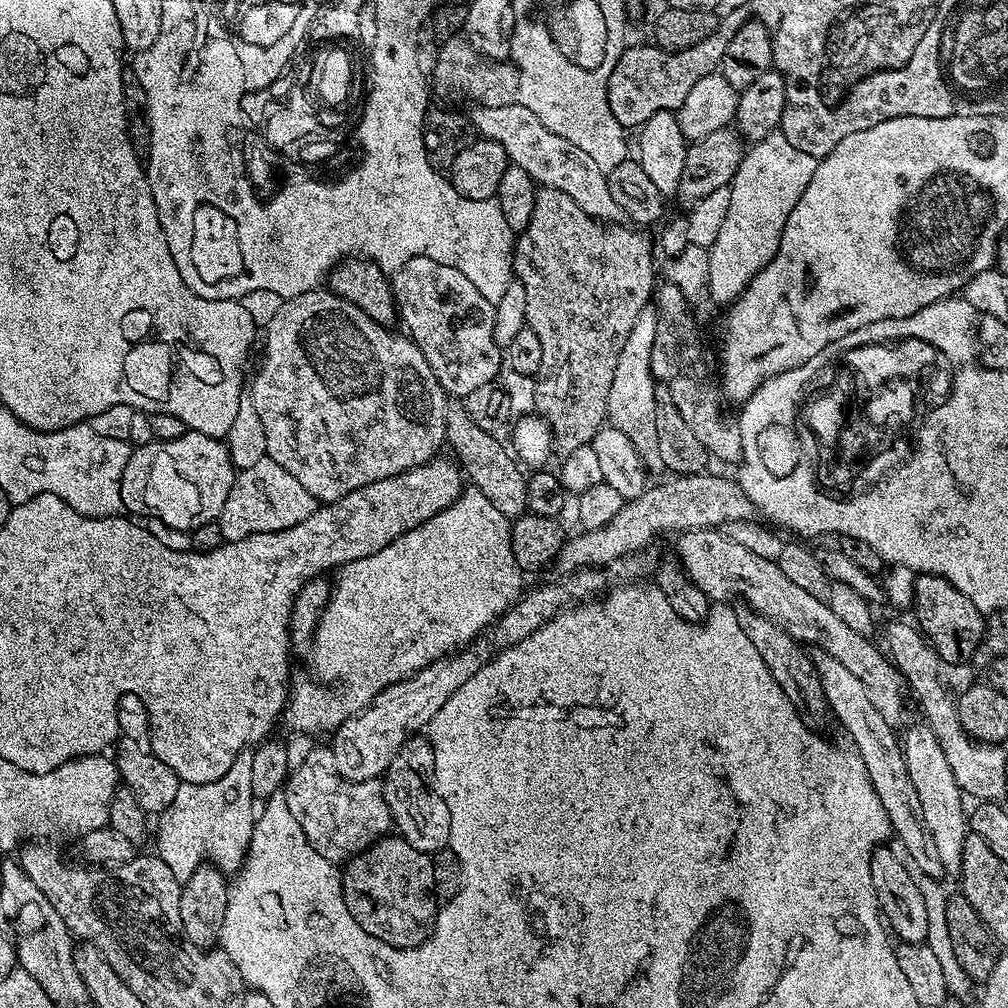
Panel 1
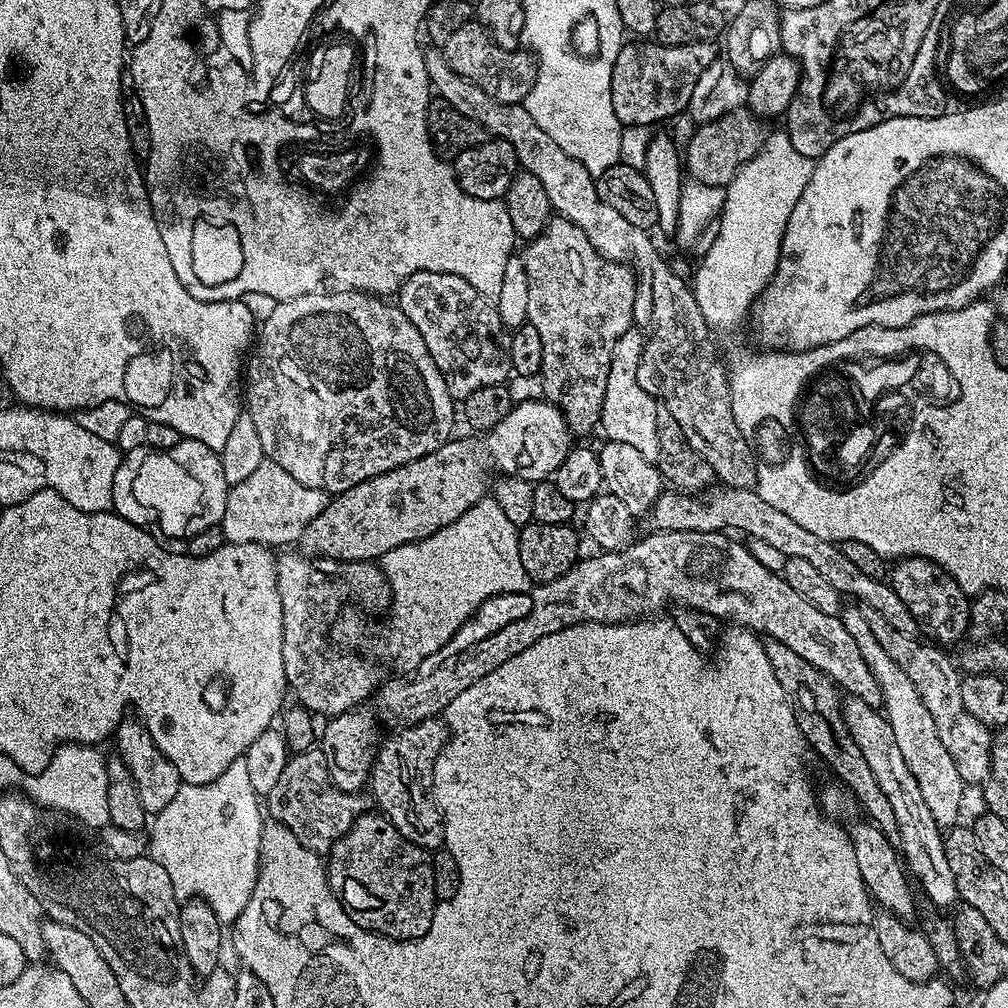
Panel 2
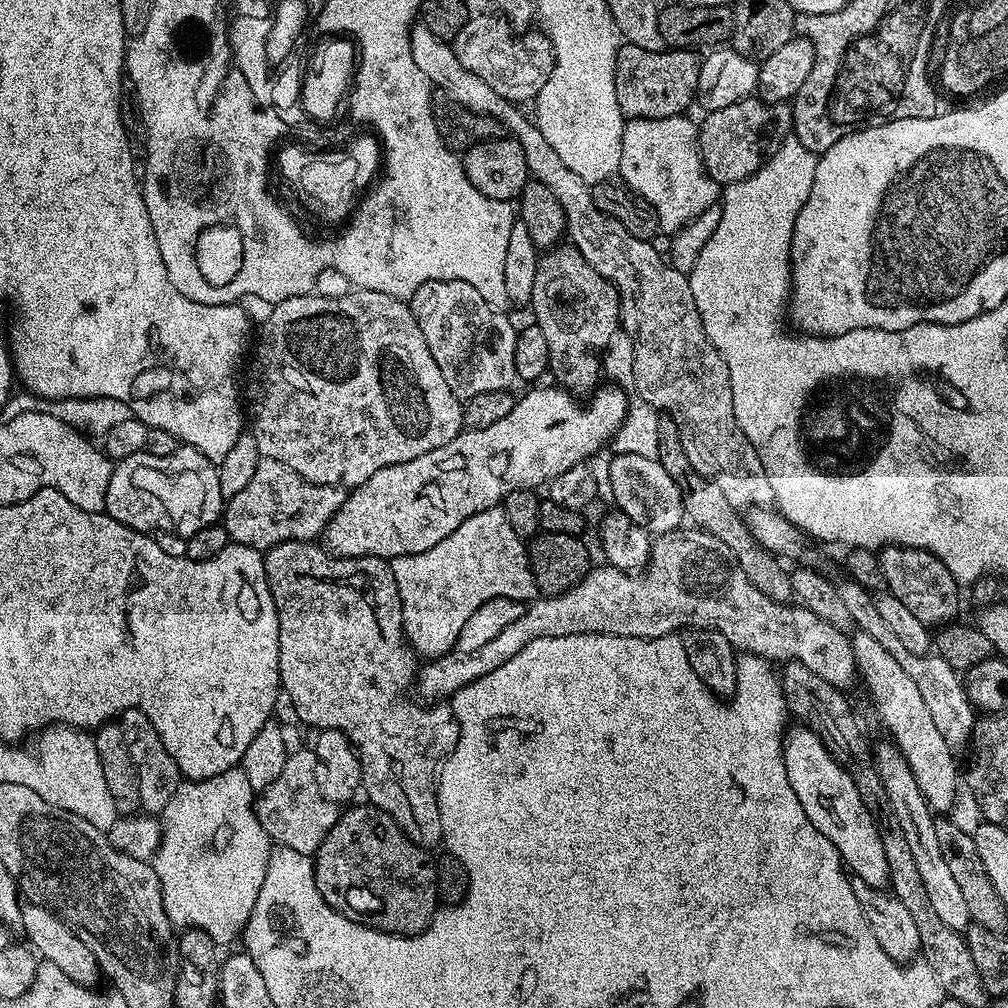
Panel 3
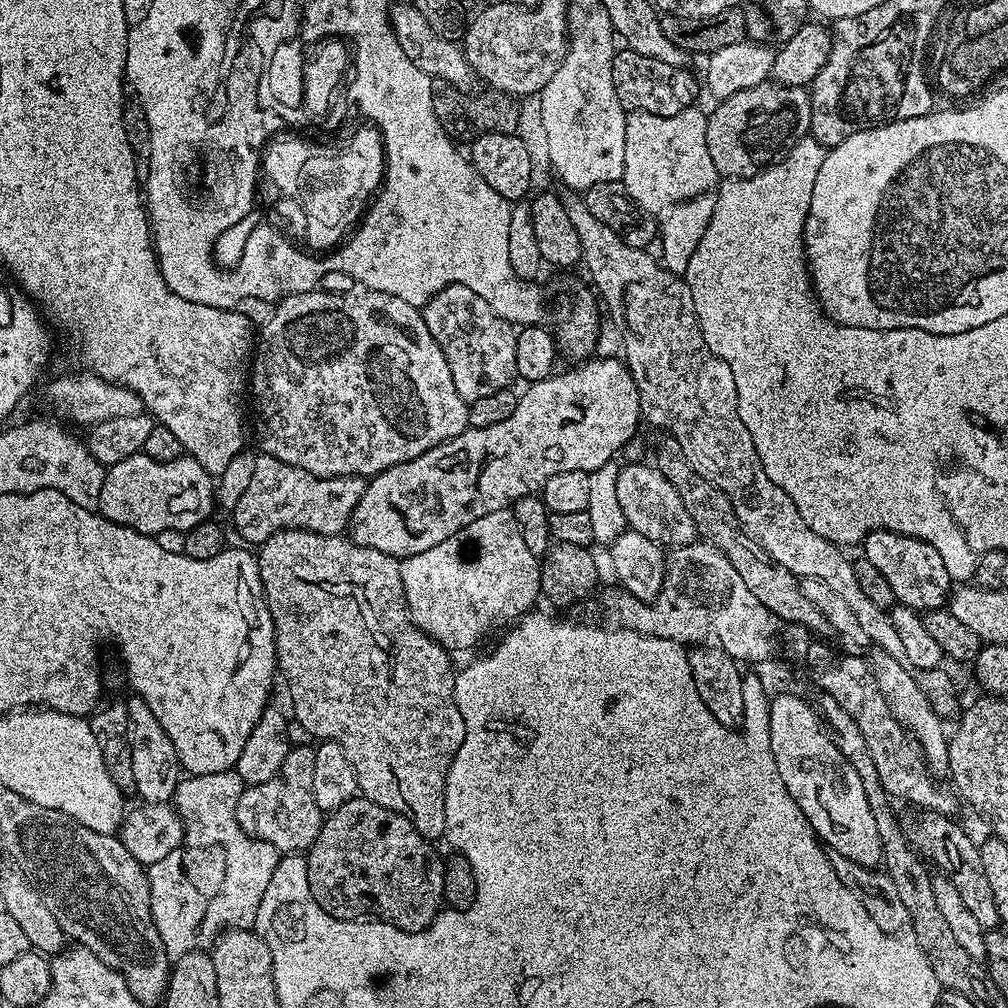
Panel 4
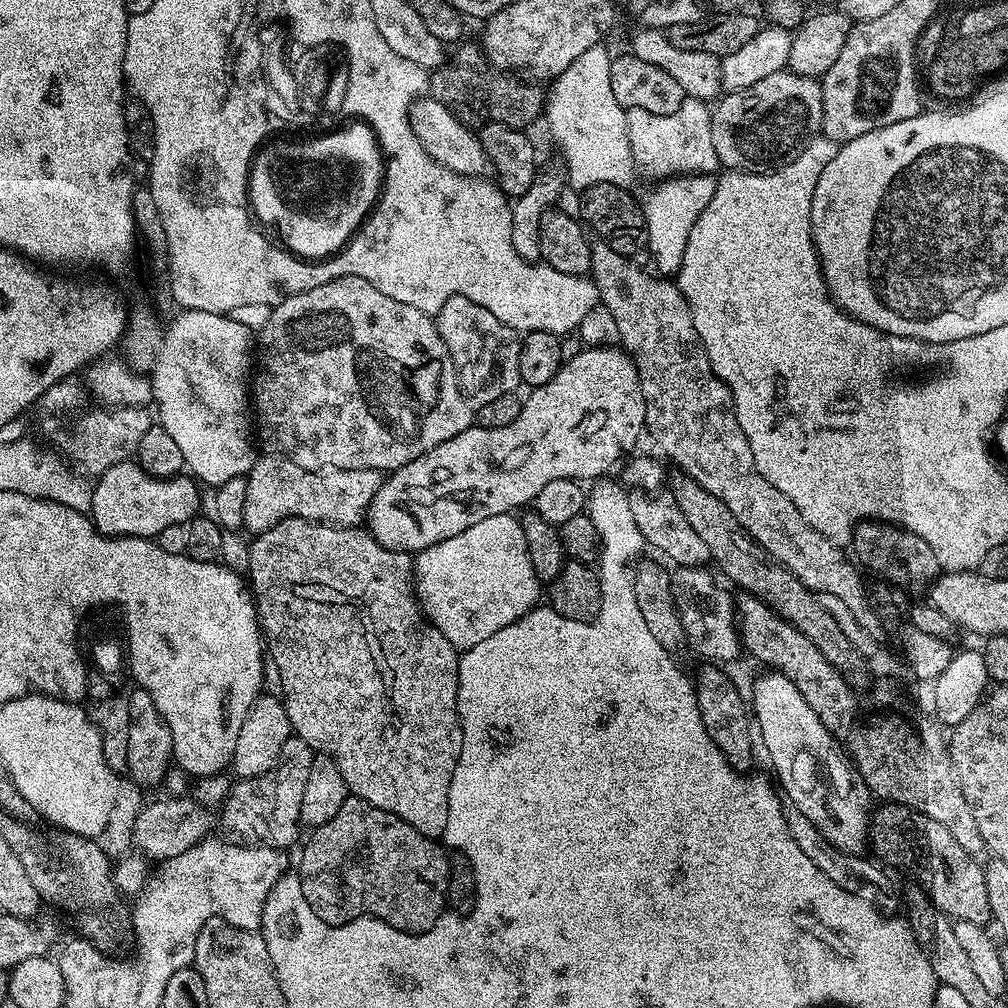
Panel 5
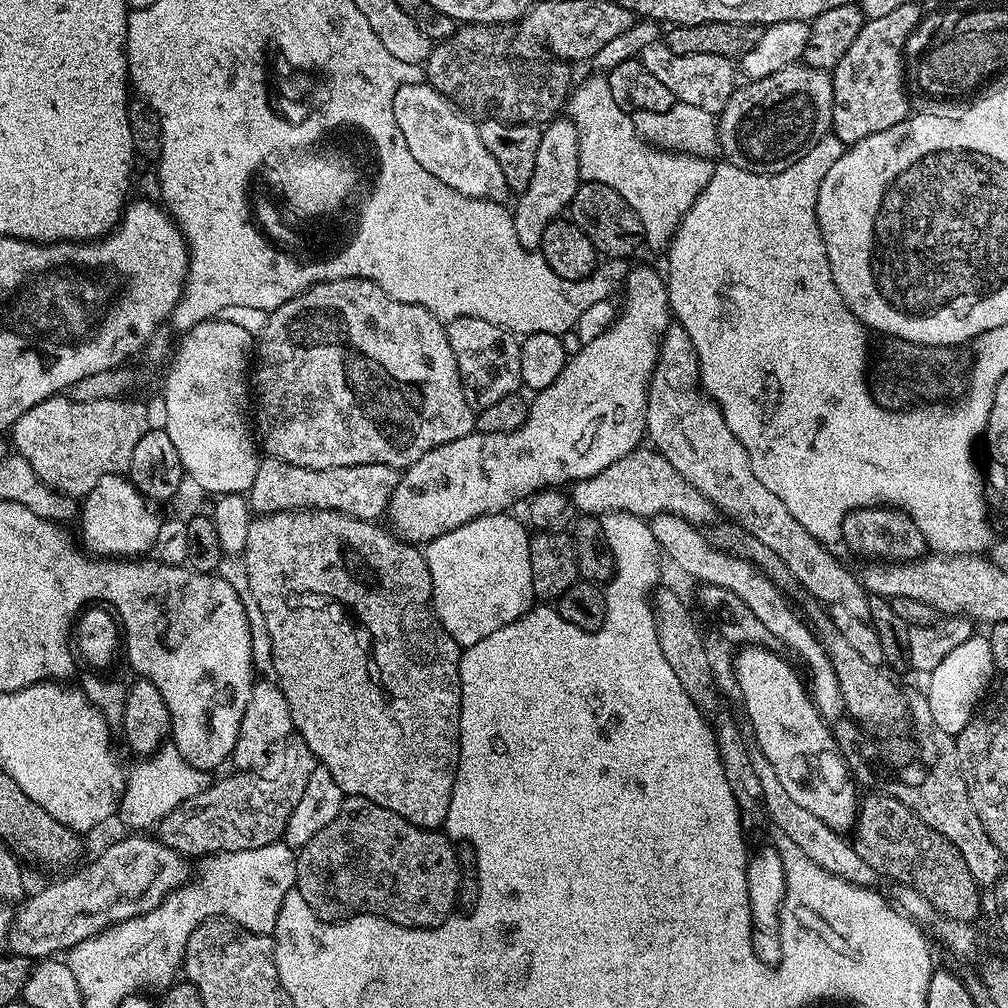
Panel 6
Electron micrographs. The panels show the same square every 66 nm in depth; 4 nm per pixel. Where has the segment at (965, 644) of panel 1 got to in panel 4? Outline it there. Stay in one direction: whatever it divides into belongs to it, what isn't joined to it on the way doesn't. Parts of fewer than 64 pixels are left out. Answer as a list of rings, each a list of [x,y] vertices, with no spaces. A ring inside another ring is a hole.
[[[870,532],[862,541],[863,559],[875,566],[890,582],[890,590],[894,590],[896,604],[905,604],[917,614],[923,614],[931,608],[943,608],[949,603],[954,591],[952,575],[946,570],[946,562],[942,562],[942,554],[934,550],[919,536],[903,536],[901,532]]]

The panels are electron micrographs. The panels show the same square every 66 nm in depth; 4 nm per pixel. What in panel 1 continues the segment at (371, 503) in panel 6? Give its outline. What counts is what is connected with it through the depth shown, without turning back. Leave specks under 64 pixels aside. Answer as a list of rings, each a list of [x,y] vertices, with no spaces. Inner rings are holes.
[[[266,455],[262,458],[262,462],[237,471],[236,481],[234,486],[230,486],[230,494],[226,494],[226,502],[220,511],[218,523],[225,541],[241,540],[254,534],[270,534],[278,530],[290,530],[294,526],[298,526],[298,522],[306,522],[306,518],[310,518],[310,514],[314,514],[317,506],[318,502],[314,498],[314,494],[310,494],[310,490],[304,489],[302,482],[298,482],[298,478],[294,478],[294,474],[282,470],[282,466],[278,466],[278,462],[274,462]]]

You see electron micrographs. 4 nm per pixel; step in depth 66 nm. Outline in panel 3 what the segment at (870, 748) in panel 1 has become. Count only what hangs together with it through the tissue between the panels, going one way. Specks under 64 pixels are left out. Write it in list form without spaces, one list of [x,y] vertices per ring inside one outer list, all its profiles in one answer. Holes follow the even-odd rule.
[[[891,742],[876,744],[874,748],[876,769],[878,778],[882,778],[882,786],[886,786],[886,798],[890,798],[890,806],[894,806],[894,815],[902,825],[902,831],[906,839],[914,862],[918,865],[918,871],[922,883],[926,885],[926,894],[930,898],[930,906],[938,913],[938,918],[950,926],[950,930],[963,933],[973,923],[970,910],[966,906],[966,898],[962,898],[962,889],[954,878],[950,866],[946,866],[946,858],[942,854],[940,834],[938,831],[937,817],[932,807],[926,802],[922,790],[918,790],[918,782],[914,782],[914,774],[906,762],[906,758],[900,753],[900,749]]]

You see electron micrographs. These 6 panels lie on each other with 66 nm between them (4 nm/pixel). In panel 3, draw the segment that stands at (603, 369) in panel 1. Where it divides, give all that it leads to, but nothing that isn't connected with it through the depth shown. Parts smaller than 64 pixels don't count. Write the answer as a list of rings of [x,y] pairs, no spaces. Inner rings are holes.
[[[564,242],[539,257],[534,274],[534,294],[530,301],[530,309],[534,315],[534,323],[546,337],[546,346],[550,346],[550,376],[553,376],[559,387],[573,393],[591,393],[601,383],[601,357],[607,349],[607,343],[620,328],[620,296],[610,280],[604,280],[577,248]]]

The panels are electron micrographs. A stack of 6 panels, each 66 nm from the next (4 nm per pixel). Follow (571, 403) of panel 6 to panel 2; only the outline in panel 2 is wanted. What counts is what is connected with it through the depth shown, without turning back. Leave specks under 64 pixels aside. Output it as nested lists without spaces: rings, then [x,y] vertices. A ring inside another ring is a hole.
[[[543,398],[524,400],[521,404],[519,401],[510,414],[506,414],[506,418],[492,428],[490,439],[496,451],[496,464],[501,468],[499,471],[533,482],[549,479],[558,466],[562,466],[574,444],[573,433],[569,432],[564,416]],[[453,438],[414,462],[333,495],[326,510],[306,526],[298,544],[313,558],[376,562],[398,546],[450,526],[485,496],[484,468],[475,450],[466,441]]]

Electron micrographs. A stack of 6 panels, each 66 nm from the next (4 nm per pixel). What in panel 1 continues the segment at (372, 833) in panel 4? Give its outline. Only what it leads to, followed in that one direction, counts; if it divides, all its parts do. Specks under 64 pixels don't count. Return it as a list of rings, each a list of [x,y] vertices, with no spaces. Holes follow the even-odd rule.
[[[389,834],[376,840],[372,843],[372,847],[351,857],[342,868],[346,910],[350,910],[354,922],[358,922],[358,926],[362,926],[366,934],[395,948],[416,948],[422,942],[426,942],[426,938],[430,938],[436,925],[438,911],[438,901],[436,893],[432,890],[433,886],[434,866],[431,855],[422,850],[414,850],[414,846],[410,846],[410,842],[406,842],[399,834]]]

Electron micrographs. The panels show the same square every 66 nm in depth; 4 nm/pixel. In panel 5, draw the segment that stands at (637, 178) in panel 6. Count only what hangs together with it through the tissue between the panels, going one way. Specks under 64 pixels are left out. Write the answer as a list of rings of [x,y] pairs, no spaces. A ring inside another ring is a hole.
[[[604,46],[586,50],[561,76],[551,81],[546,94],[548,132],[556,140],[564,140],[568,155],[566,178],[578,192],[596,184],[631,187],[638,169],[630,150],[630,134],[626,134],[626,110],[610,90],[610,66],[613,57]],[[713,173],[669,177],[656,188],[657,190],[649,194],[642,206],[647,218],[648,250],[654,256],[657,273],[663,276],[674,276],[680,271],[690,230],[701,217],[702,211],[710,204],[711,198],[714,198],[717,177]]]

